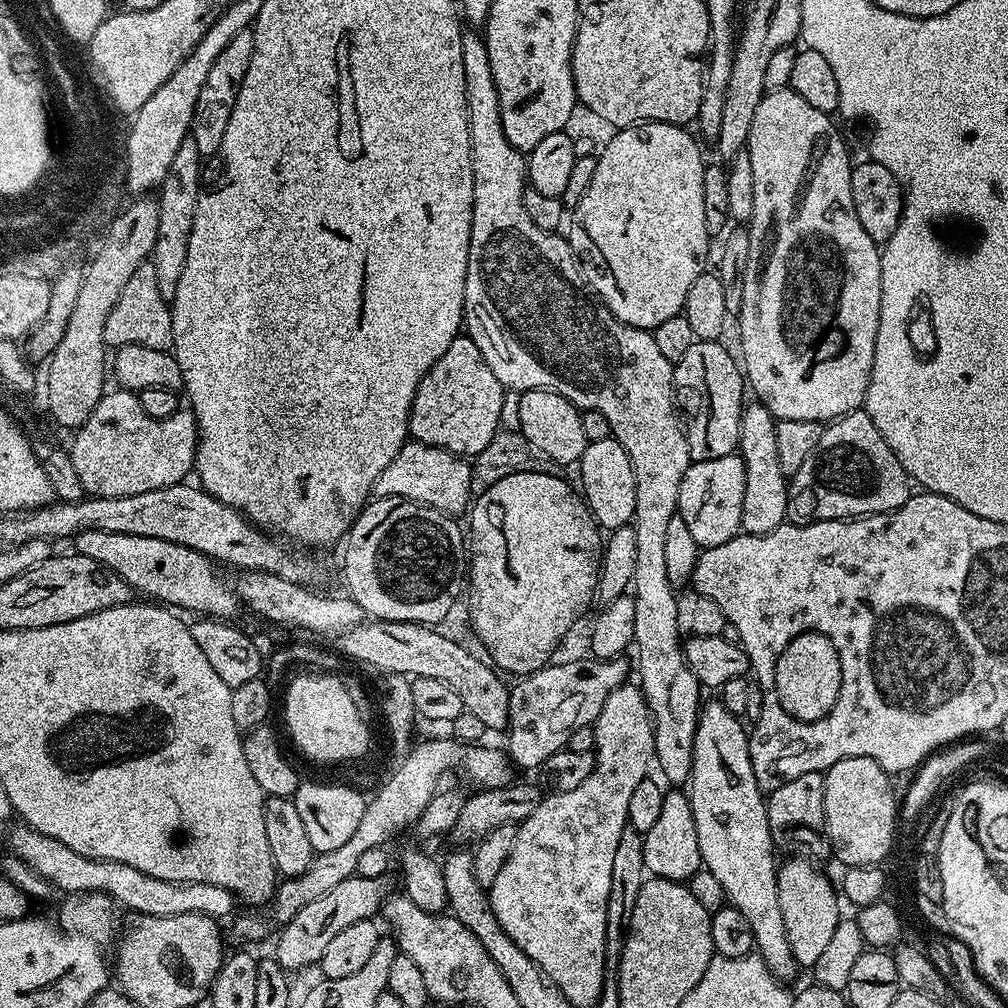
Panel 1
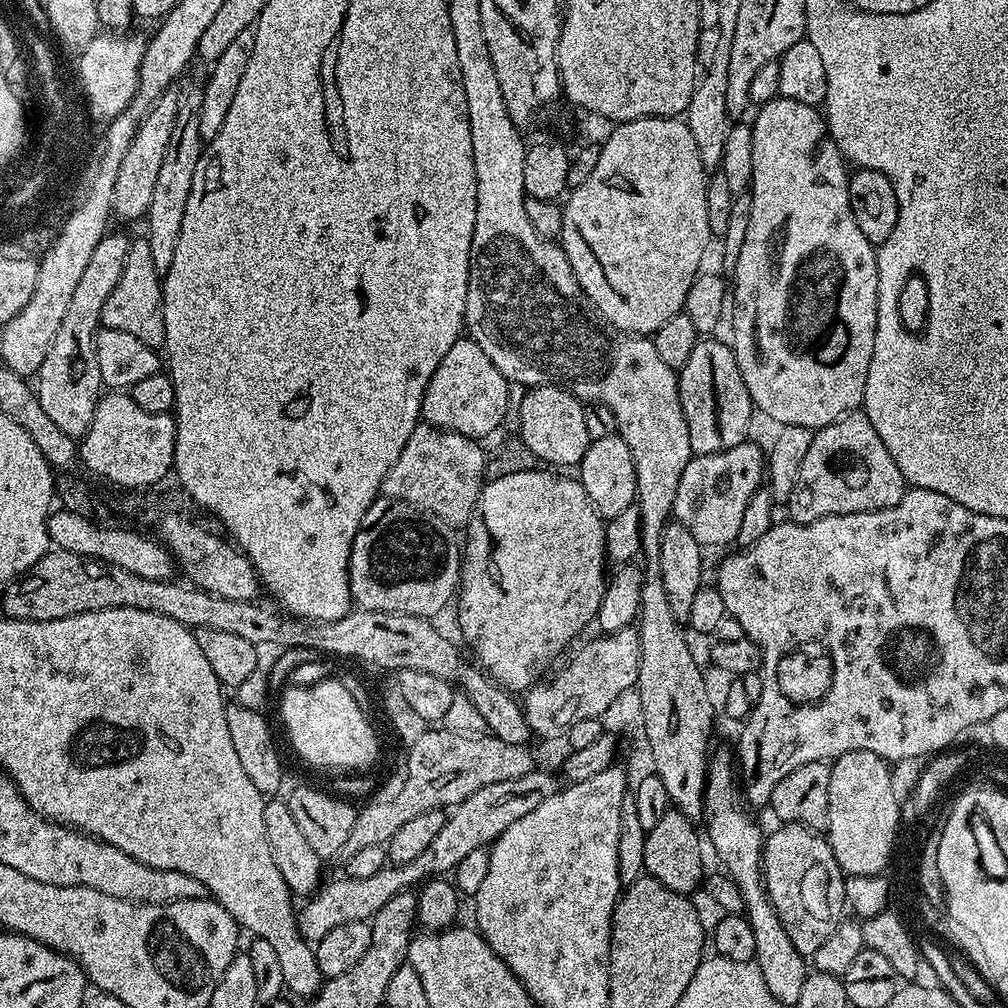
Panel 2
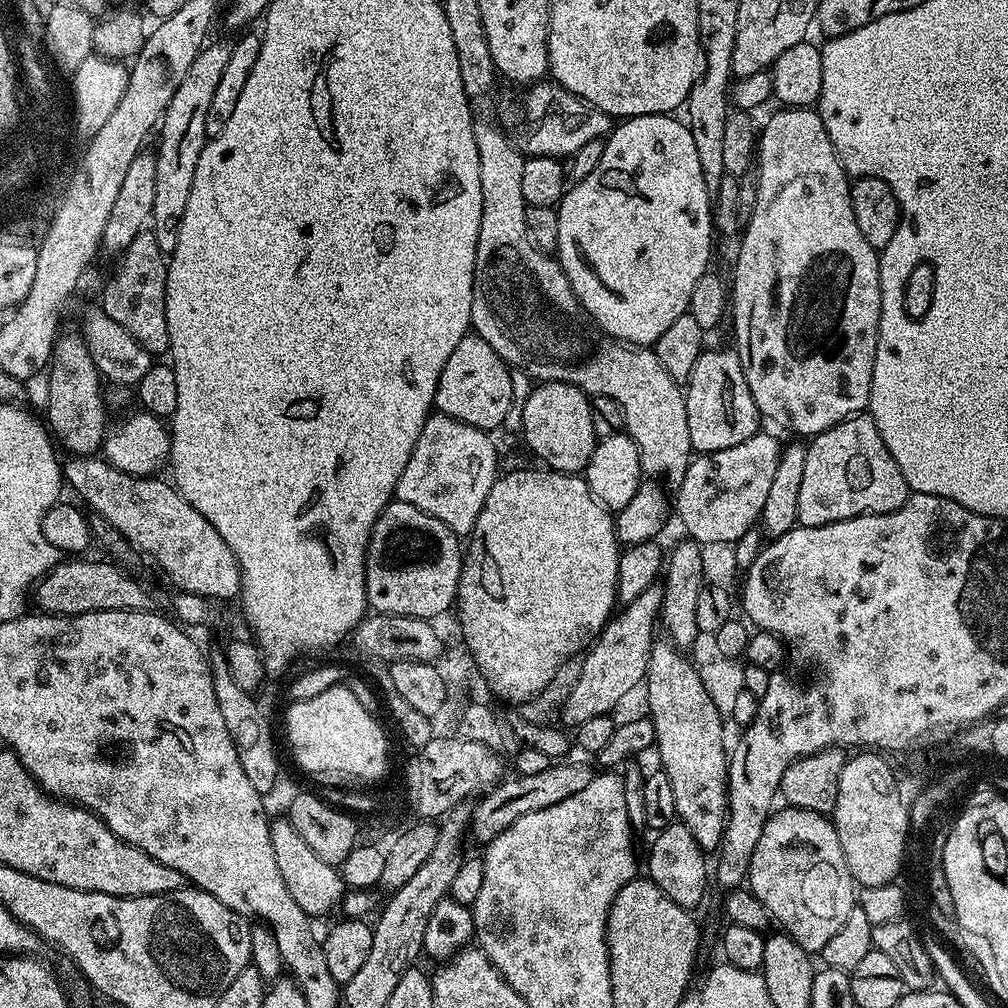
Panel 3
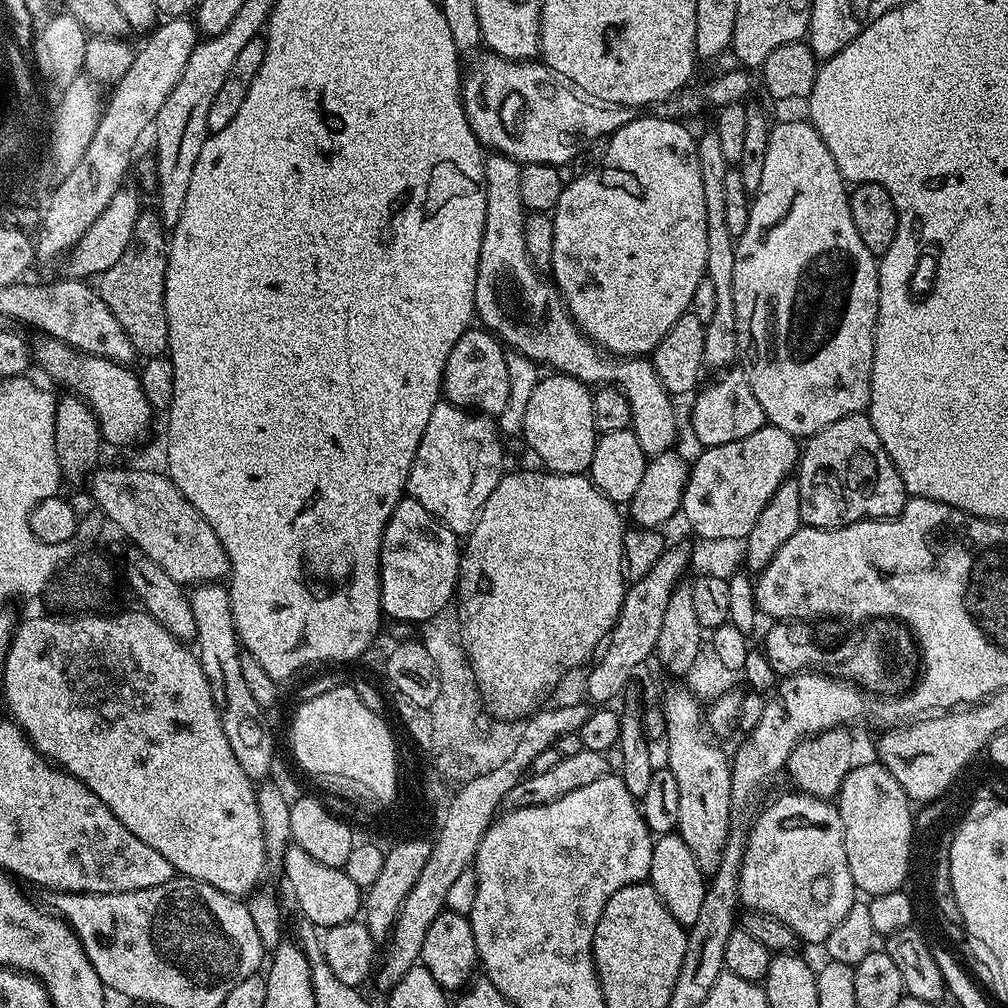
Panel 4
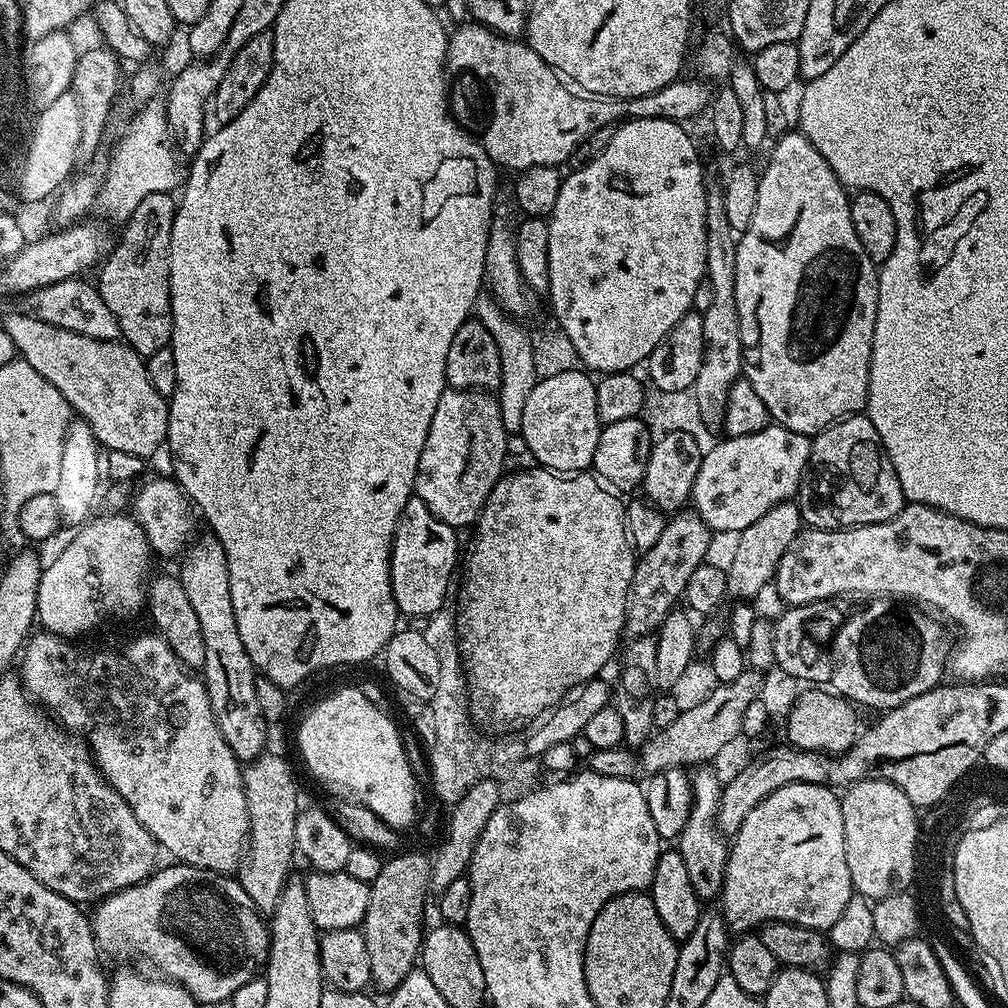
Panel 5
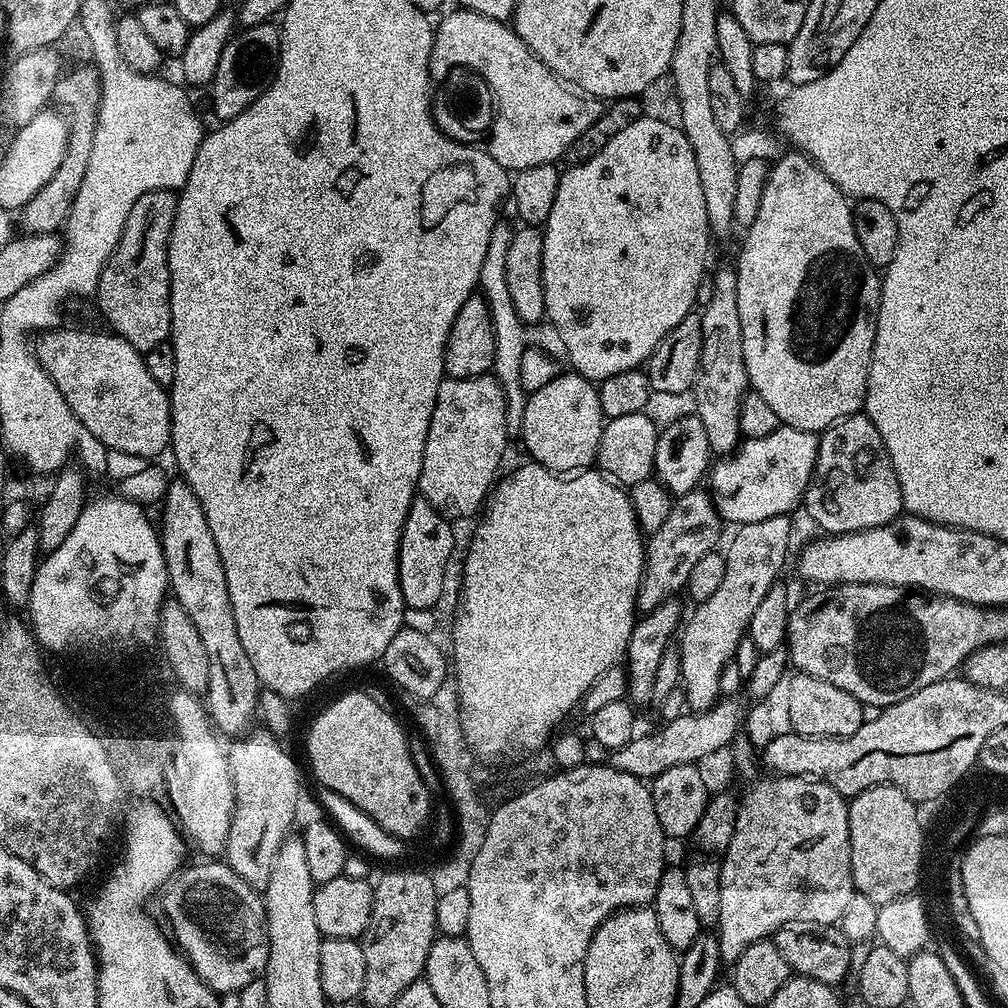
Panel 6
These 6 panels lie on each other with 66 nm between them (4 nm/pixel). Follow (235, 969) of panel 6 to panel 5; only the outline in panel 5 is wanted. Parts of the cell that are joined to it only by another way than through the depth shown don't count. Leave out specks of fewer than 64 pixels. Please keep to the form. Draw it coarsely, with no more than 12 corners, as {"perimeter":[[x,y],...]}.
{"perimeter":[[172,862],[91,909],[201,1005],[265,967],[239,879]]}

